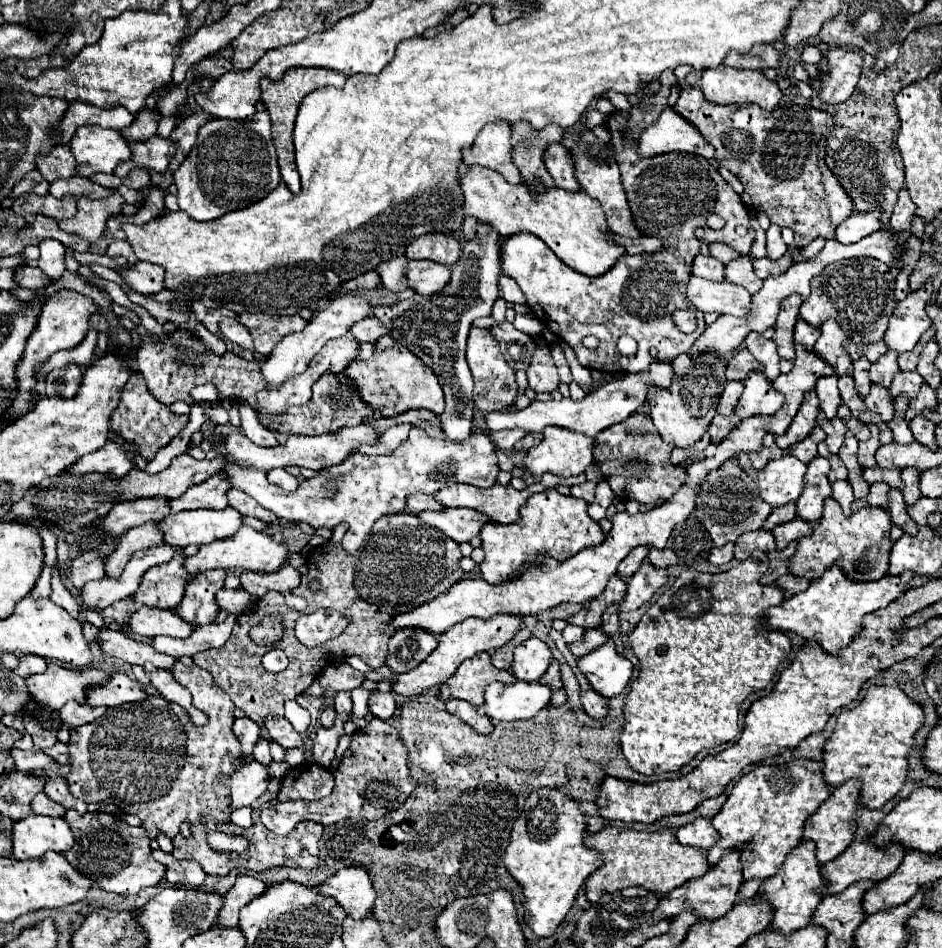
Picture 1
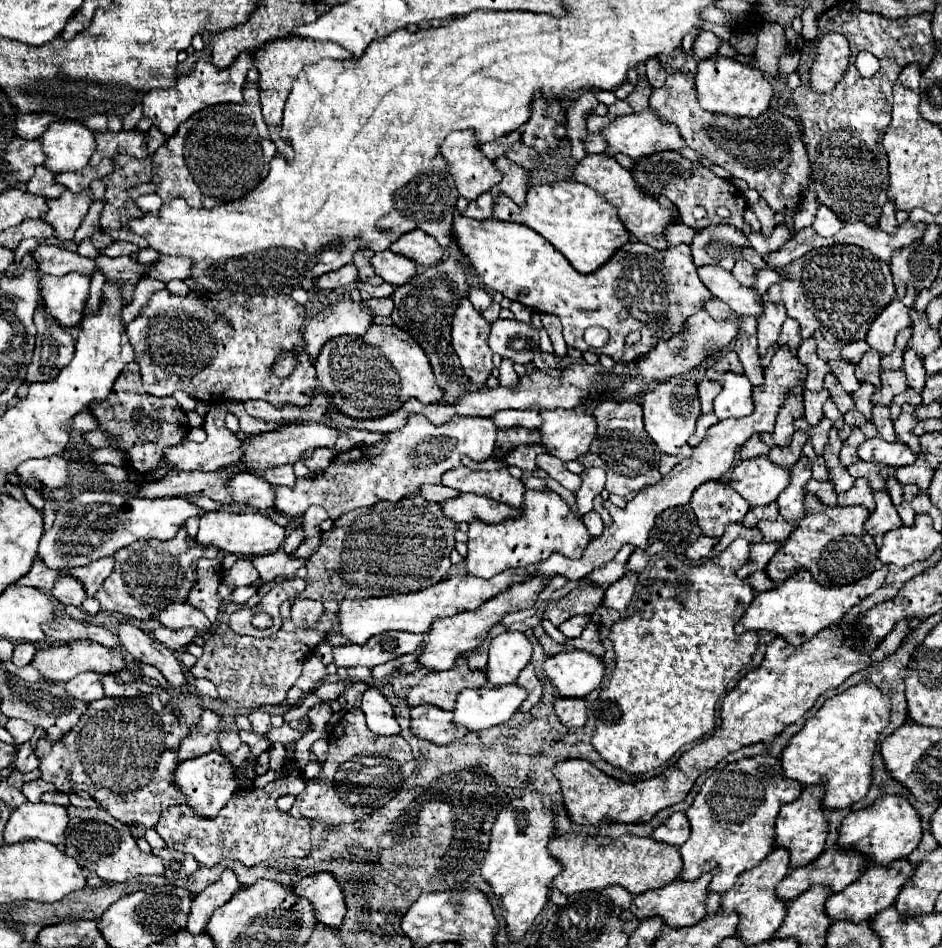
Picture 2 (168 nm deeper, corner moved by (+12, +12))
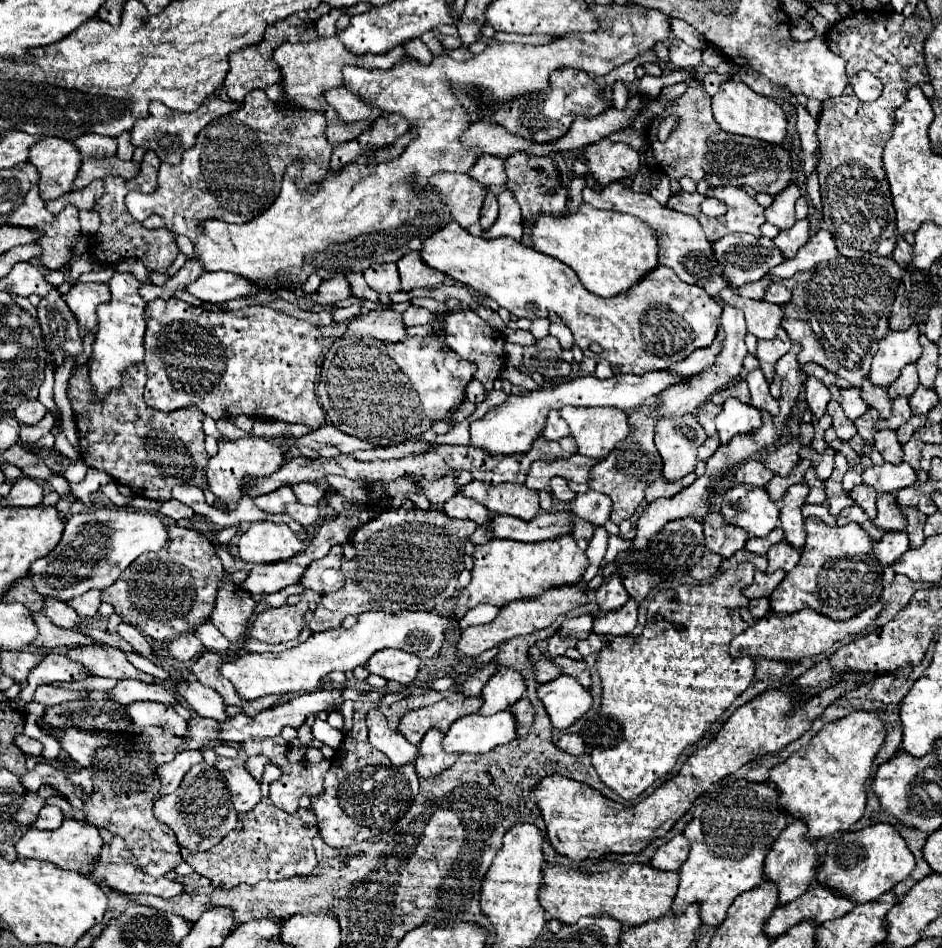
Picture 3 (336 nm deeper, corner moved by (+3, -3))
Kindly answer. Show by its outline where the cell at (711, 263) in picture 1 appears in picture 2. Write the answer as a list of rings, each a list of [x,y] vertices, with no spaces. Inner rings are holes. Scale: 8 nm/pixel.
[[[717,224],[697,230],[691,242],[691,254],[695,266],[715,264],[731,270],[735,260],[741,258],[741,246],[749,246],[749,242],[739,230],[729,224]]]

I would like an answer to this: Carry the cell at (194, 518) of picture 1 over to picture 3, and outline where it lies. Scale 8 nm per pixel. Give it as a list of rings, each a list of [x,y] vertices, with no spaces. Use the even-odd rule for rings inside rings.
[[[96,509],[72,515],[54,551],[30,565],[34,589],[44,597],[70,601],[90,589],[104,589],[142,553],[158,551],[168,543],[162,519],[148,511],[134,509]]]

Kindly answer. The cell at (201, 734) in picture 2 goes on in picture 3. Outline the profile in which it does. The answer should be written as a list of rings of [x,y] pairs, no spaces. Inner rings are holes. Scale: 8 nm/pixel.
[[[196,749],[196,751],[182,751],[176,755],[176,759],[172,759],[170,763],[158,767],[158,781],[162,783],[162,791],[160,795],[166,795],[166,793],[174,793],[184,777],[184,773],[196,765],[196,763],[202,763],[202,751]]]

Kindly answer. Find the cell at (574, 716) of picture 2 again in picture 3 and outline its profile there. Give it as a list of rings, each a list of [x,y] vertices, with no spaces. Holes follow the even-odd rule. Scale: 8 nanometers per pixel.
[[[562,733],[556,743],[554,743],[558,749],[562,749],[564,753],[572,755],[572,757],[580,757],[584,753],[584,743],[582,743],[582,737],[576,735],[576,733]]]

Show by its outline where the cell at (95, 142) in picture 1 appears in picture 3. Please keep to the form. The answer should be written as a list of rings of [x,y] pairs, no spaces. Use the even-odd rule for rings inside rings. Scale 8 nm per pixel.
[[[42,137],[30,147],[28,163],[32,163],[40,173],[38,191],[44,201],[58,199],[60,195],[72,191],[80,161],[82,155],[66,139]]]

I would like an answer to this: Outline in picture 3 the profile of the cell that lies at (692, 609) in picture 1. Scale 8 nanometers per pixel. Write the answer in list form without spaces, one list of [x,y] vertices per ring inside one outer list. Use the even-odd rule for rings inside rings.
[[[738,563],[738,567],[730,567],[710,585],[678,585],[676,589],[662,591],[650,601],[648,623],[642,635],[614,637],[612,645],[600,651],[596,661],[602,679],[600,721],[594,721],[594,715],[586,721],[586,715],[582,715],[566,731],[578,733],[584,739],[600,781],[620,797],[636,799],[658,779],[666,777],[680,753],[698,743],[730,703],[752,683],[754,661],[732,659],[728,655],[730,639],[756,623],[748,613],[748,599],[742,595],[742,589],[752,583],[752,577],[754,565]]]

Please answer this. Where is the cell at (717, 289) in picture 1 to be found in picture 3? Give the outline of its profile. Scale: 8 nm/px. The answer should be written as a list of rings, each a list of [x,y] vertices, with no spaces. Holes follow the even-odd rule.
[[[730,287],[722,291],[722,301],[744,311],[748,333],[756,335],[758,339],[774,339],[776,337],[778,327],[782,325],[782,319],[784,319],[784,311],[780,305],[772,305],[766,301],[742,299]]]

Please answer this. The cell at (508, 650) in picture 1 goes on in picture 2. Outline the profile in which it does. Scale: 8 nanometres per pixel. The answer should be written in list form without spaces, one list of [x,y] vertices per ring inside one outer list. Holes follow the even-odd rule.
[[[481,646],[481,648],[473,650],[473,652],[469,654],[467,662],[469,662],[471,668],[481,668],[481,670],[483,670],[485,664],[487,664],[487,646]]]

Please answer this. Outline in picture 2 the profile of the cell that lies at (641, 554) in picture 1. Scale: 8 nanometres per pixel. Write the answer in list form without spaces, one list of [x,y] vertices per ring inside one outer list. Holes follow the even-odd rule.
[[[625,544],[625,548],[621,548],[611,562],[605,562],[605,564],[597,566],[595,572],[593,572],[589,578],[591,578],[595,584],[607,588],[609,584],[613,584],[615,580],[619,580],[619,578],[627,572],[625,566],[627,566],[627,560],[629,560],[629,556],[633,554],[633,550],[635,550],[635,548],[633,548],[631,544]]]

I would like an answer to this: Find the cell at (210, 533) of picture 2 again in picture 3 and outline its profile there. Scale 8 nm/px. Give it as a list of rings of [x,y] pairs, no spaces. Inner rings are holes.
[[[272,521],[252,523],[246,533],[242,533],[238,541],[238,557],[246,563],[276,563],[288,557],[298,555],[304,549],[304,543],[296,537],[296,533],[288,525],[276,525]]]

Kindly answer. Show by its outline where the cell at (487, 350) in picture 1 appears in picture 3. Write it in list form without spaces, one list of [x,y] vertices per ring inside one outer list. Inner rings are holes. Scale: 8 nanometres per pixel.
[[[454,311],[444,317],[444,333],[446,333],[446,343],[452,351],[456,351],[460,357],[474,361],[478,365],[478,371],[474,379],[478,379],[486,391],[492,391],[494,381],[500,375],[500,369],[504,367],[506,353],[504,353],[504,337],[500,331],[492,329],[484,319],[480,319],[474,311]]]

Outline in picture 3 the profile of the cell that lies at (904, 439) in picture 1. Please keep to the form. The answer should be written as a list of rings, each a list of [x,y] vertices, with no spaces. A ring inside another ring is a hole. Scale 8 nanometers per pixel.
[[[884,429],[884,431],[876,431],[874,433],[874,447],[880,451],[880,455],[884,457],[886,463],[892,463],[892,465],[898,465],[902,463],[902,447],[896,439],[896,433],[890,431],[890,429]]]

